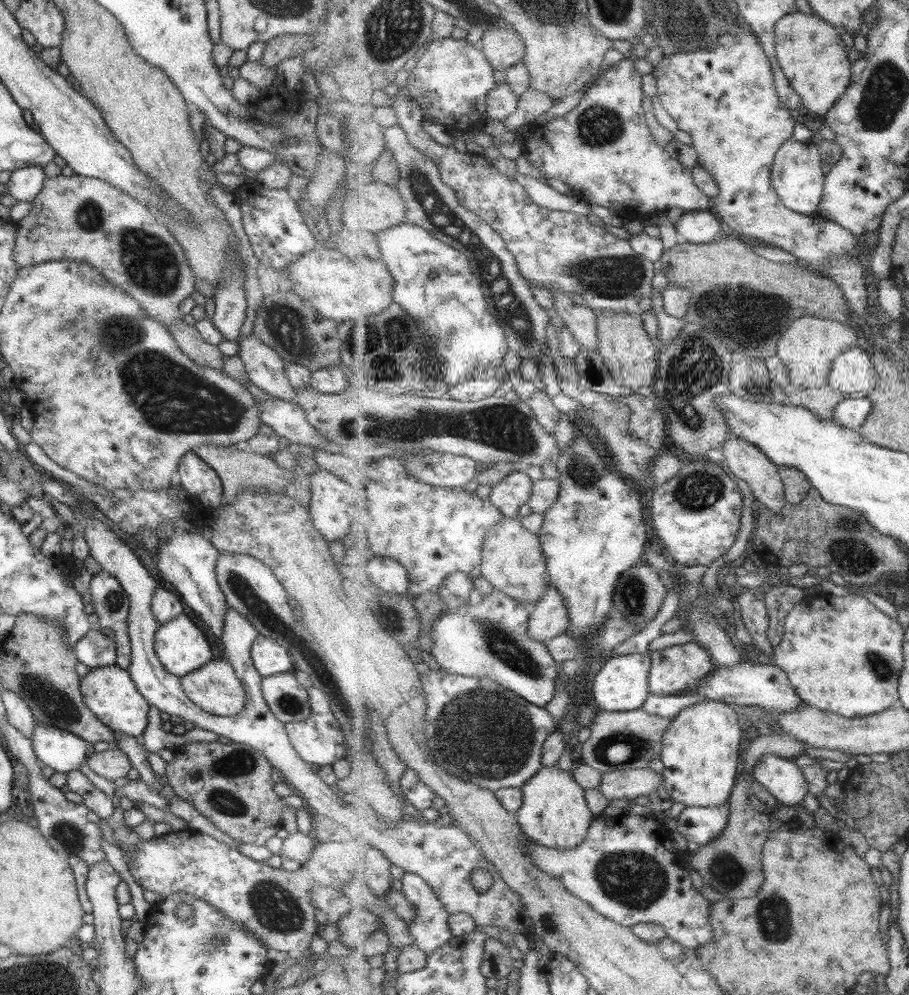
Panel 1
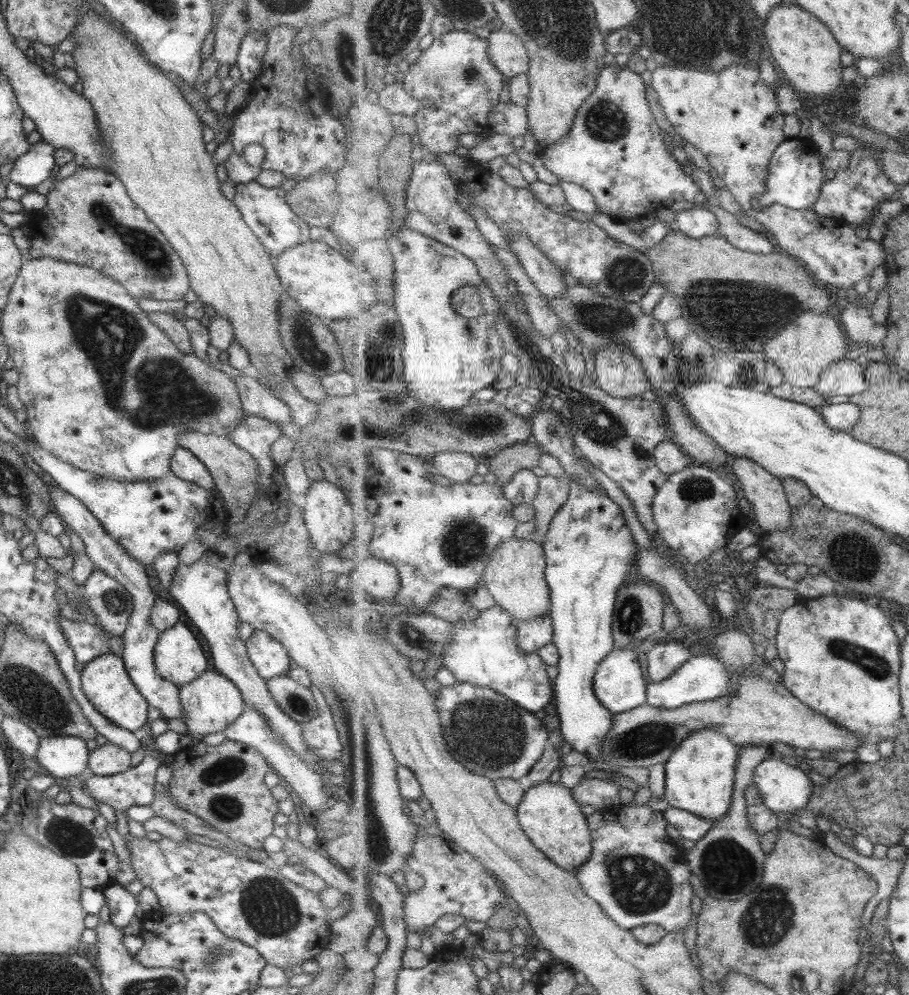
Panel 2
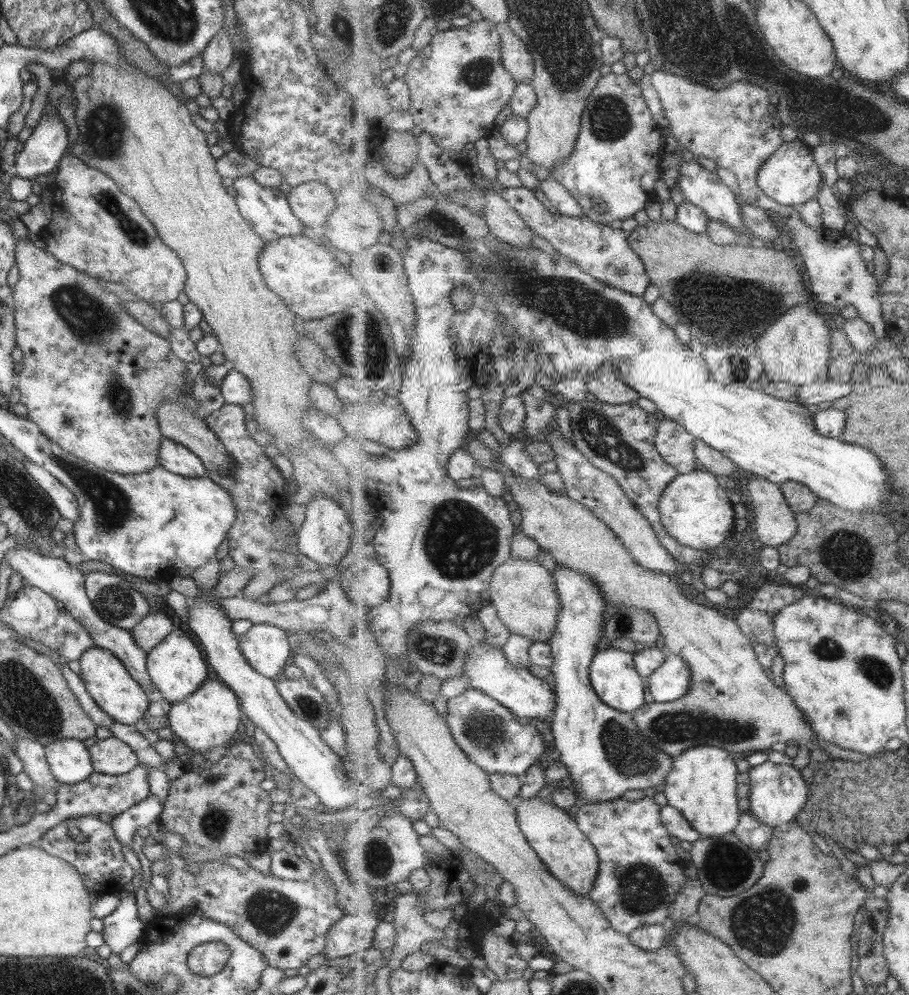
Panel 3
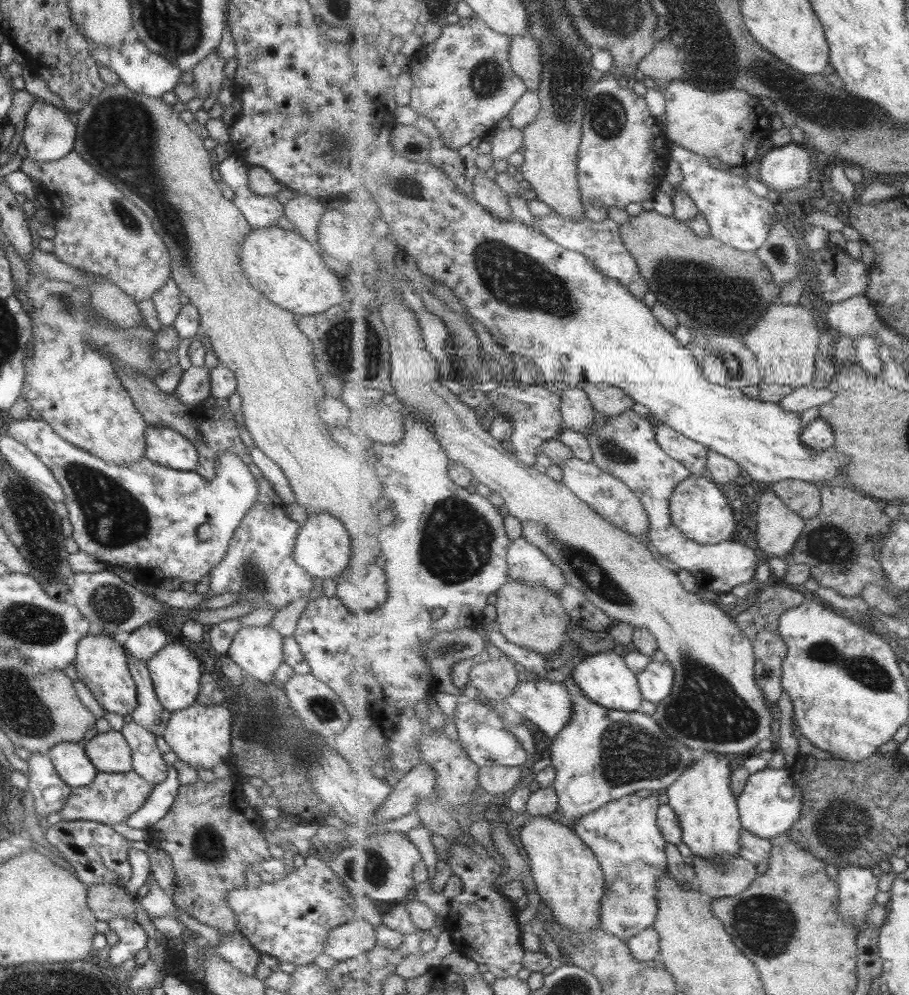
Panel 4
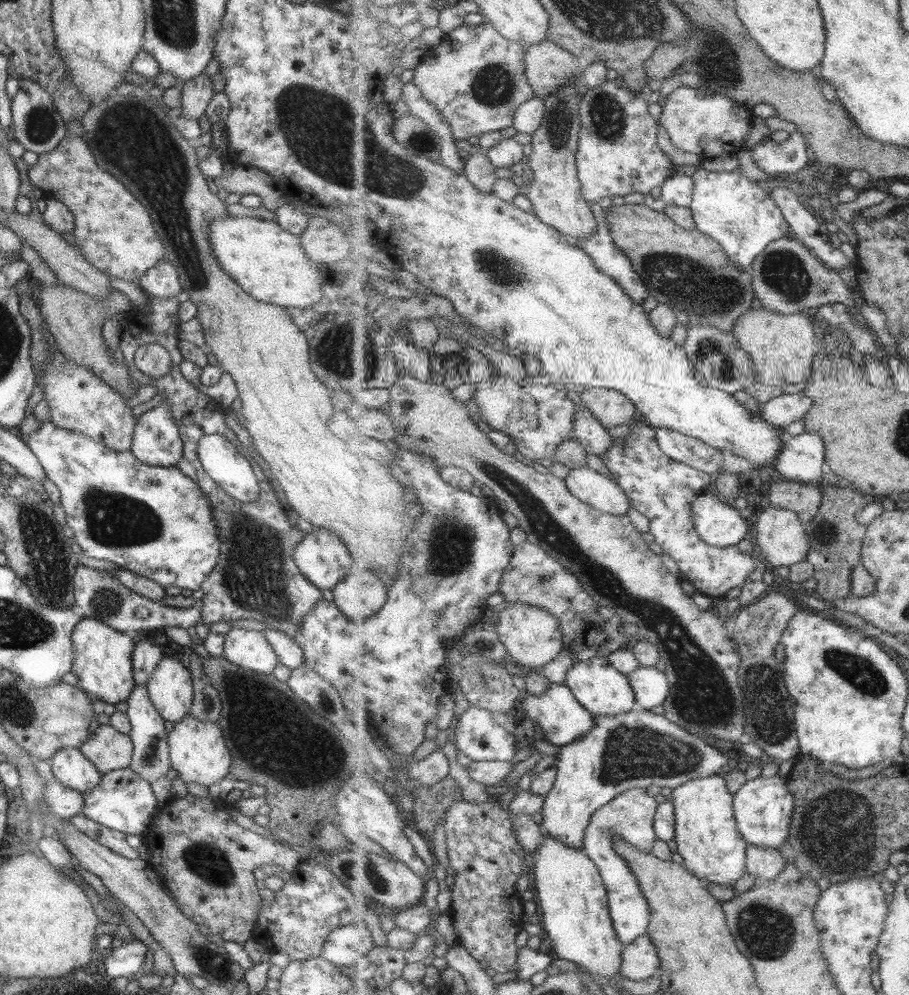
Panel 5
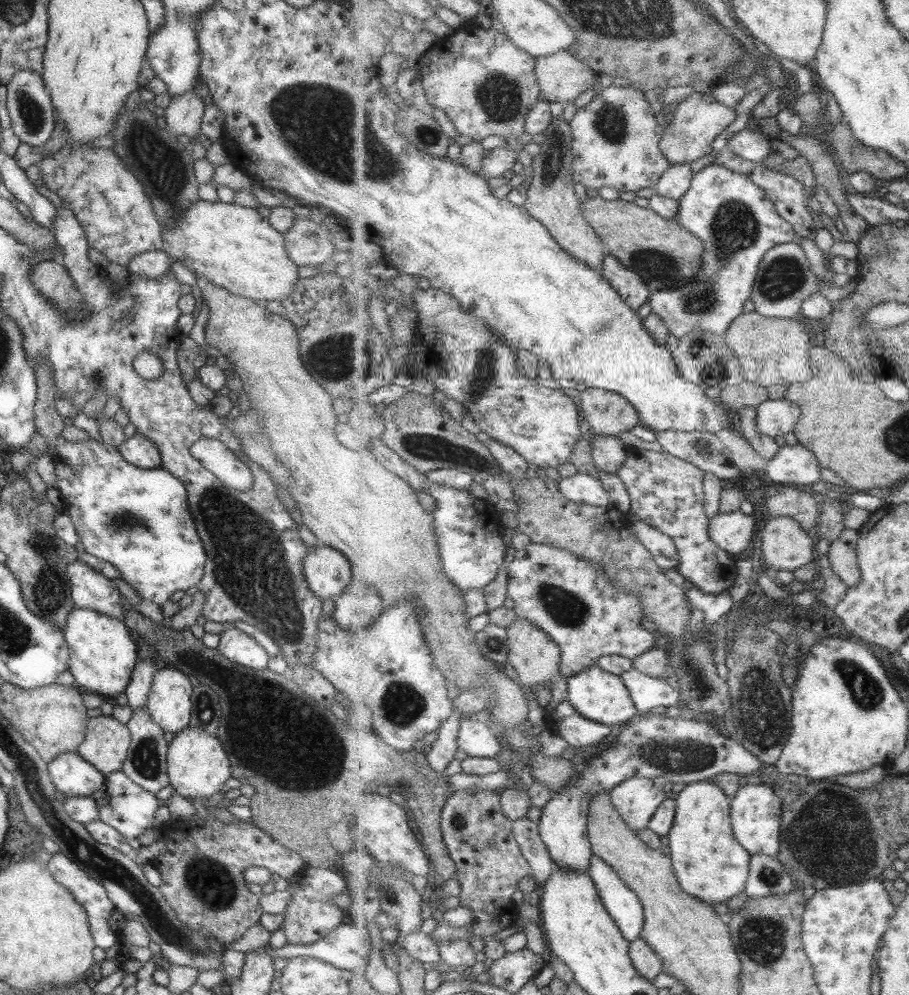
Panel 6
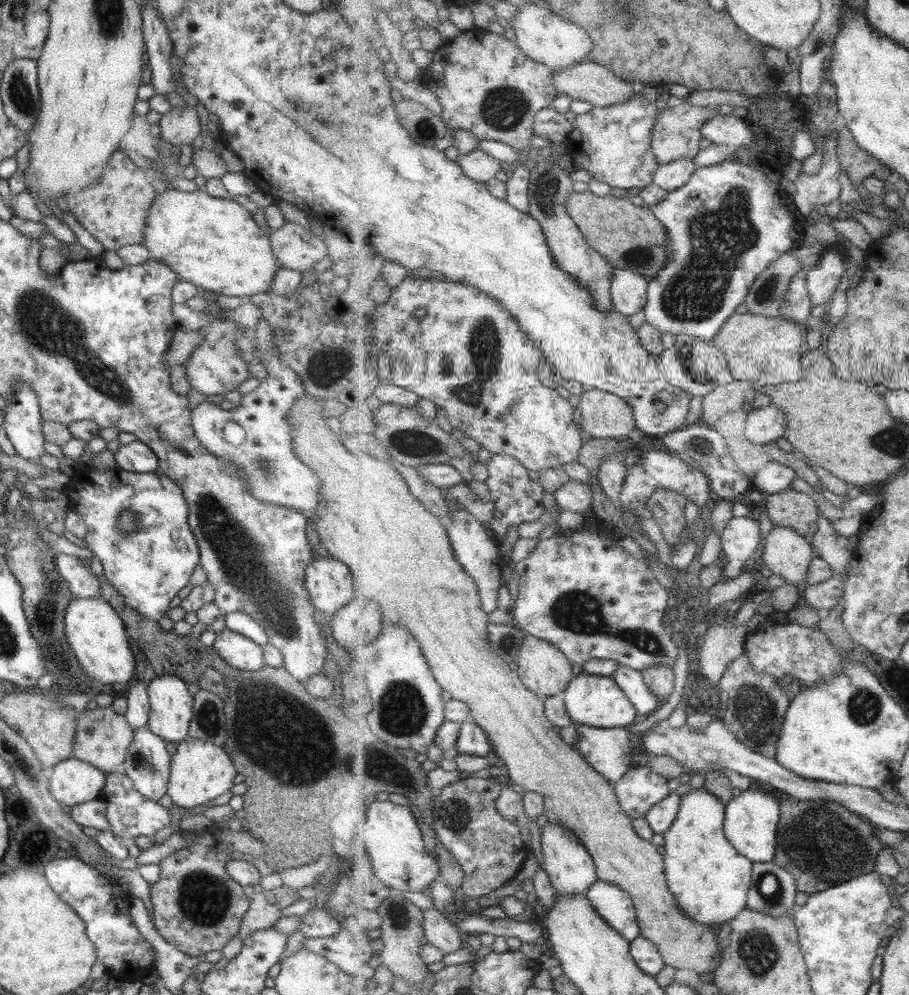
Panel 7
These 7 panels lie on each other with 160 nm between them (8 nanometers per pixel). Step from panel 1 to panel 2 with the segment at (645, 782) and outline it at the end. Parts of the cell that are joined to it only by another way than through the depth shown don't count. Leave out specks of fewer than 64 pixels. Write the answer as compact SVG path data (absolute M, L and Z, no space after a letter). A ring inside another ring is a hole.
M585 779L571 789L575 800L581 805L590 804L603 809L622 803L622 799L619 799L619 785L613 780Z

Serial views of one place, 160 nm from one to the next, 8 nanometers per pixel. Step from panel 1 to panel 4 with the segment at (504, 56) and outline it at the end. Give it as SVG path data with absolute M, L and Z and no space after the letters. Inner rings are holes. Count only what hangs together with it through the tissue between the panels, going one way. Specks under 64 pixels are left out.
M530 34L511 38L509 60L515 72L528 85L528 90L537 92L542 83L543 63L541 44Z

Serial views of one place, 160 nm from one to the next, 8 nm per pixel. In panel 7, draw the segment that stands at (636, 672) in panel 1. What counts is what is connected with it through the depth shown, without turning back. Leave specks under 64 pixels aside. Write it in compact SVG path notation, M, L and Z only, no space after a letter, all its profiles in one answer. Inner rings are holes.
M581 672L563 692L564 703L572 722L599 728L628 727L640 717L630 698L616 680L609 676Z

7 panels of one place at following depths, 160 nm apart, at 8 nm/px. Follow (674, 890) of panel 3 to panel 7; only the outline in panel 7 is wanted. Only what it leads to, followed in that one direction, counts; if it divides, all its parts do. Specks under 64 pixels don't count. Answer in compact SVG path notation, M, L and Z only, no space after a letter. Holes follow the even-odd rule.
M648 766L632 767L614 786L620 805L635 820L644 817L650 808L672 793L667 781ZM598 878L586 895L594 909L627 941L641 936L636 906L625 889Z

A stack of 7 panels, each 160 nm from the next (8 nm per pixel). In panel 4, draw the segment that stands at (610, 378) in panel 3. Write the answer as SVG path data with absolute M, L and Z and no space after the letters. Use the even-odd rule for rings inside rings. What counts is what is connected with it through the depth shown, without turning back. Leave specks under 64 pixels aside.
M586 384L584 389L595 410L602 417L623 414L631 410L636 402L623 388L612 384Z

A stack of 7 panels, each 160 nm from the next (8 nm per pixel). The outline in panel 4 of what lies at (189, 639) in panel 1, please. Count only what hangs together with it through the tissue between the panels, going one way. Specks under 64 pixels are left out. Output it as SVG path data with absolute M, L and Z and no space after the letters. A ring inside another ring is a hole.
M167 642L166 645L146 662L156 699L167 712L183 710L195 703L199 692L199 679L203 677L203 664L199 654L182 643Z

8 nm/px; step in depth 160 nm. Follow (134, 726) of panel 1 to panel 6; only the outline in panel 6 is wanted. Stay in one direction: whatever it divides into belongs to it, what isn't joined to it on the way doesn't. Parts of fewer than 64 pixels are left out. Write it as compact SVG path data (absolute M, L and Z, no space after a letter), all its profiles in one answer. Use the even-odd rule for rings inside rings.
M74 607L67 613L62 635L68 650L67 670L74 678L74 686L102 696L124 691L138 658L123 621L91 609Z

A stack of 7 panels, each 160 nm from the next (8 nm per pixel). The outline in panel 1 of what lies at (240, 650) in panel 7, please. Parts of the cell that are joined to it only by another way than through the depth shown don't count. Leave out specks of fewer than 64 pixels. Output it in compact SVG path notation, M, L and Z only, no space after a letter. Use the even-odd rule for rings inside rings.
M257 635L250 648L254 669L262 676L271 676L293 671L289 653L269 638Z

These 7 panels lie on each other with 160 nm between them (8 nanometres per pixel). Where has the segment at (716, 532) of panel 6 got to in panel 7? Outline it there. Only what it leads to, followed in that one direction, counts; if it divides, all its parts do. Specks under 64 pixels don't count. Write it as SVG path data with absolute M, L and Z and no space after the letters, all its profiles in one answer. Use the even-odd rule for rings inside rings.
M755 515L731 519L723 531L721 546L728 559L729 572L737 576L749 558L759 557L763 547L761 528Z

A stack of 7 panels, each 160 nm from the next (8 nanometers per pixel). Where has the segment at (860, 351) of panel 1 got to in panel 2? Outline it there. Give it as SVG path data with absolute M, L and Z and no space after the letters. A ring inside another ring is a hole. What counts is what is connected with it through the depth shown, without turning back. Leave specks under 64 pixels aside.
M850 359L839 360L826 368L821 380L814 386L826 398L839 394L850 397L865 392L869 387L866 369Z

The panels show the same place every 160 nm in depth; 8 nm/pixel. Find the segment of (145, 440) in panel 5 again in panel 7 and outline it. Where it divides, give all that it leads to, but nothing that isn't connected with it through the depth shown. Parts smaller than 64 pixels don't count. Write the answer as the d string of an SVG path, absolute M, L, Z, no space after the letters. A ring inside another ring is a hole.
M137 439L125 445L118 444L114 451L114 462L123 471L147 473L158 469L157 458L153 452Z

